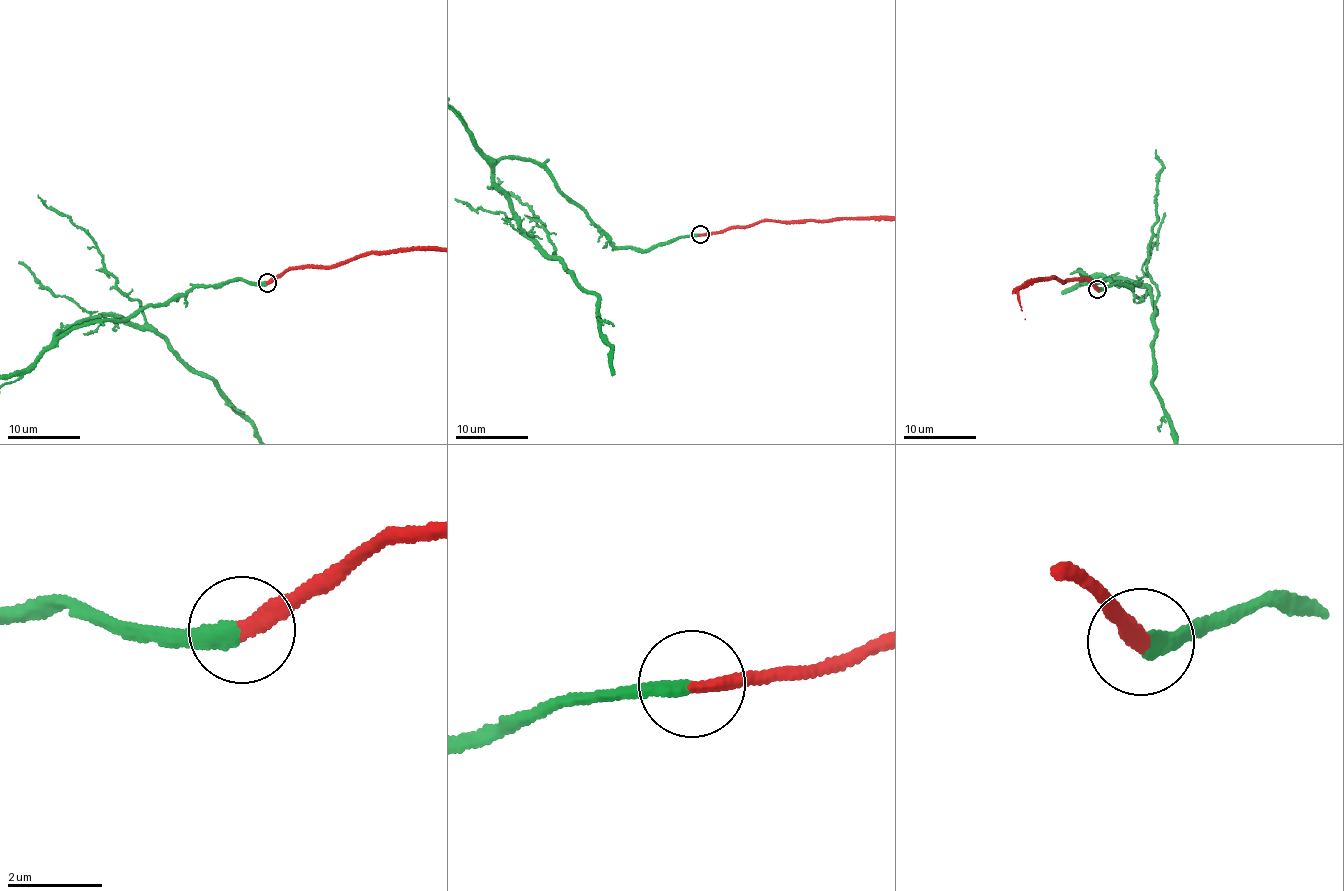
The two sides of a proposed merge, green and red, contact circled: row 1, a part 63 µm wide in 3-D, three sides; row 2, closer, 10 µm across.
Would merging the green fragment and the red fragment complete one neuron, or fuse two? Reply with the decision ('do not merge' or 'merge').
merge

